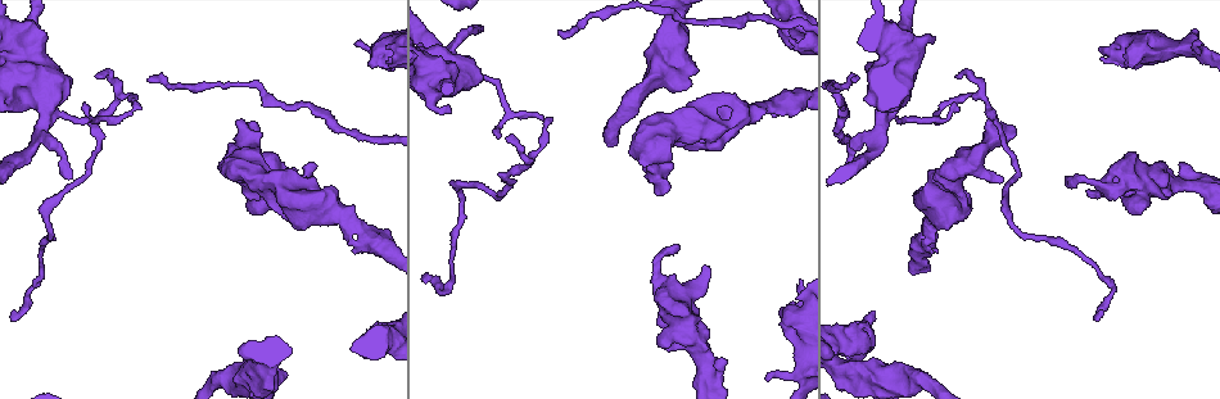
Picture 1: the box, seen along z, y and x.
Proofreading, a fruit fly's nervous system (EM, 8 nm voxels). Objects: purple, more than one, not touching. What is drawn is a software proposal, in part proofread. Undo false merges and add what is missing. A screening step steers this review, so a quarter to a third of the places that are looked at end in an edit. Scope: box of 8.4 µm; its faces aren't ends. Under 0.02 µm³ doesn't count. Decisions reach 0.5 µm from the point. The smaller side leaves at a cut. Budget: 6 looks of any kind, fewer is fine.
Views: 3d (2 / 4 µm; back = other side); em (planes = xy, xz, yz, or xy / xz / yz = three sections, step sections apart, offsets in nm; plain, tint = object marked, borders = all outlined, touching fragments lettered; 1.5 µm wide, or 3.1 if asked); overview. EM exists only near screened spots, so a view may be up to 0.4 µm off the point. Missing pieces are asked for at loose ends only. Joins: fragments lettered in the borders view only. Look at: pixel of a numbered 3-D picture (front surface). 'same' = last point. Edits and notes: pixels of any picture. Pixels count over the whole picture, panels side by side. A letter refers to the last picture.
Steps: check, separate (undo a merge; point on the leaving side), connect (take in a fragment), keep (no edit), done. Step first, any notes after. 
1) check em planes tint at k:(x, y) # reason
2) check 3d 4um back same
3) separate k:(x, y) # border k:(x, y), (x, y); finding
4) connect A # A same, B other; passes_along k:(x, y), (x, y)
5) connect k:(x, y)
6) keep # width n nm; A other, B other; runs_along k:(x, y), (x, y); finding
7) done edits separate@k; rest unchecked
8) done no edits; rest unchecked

check em planes plain at 1:(540, 117) # abrupt turn

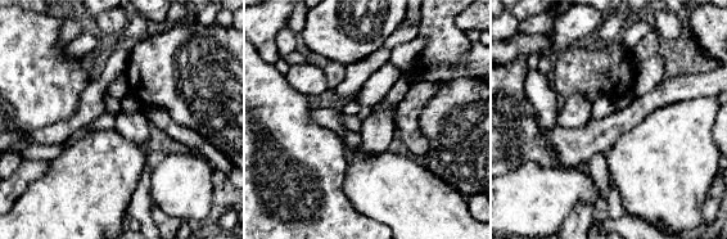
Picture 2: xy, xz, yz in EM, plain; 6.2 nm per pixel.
check em planes borders same # see the neighbours

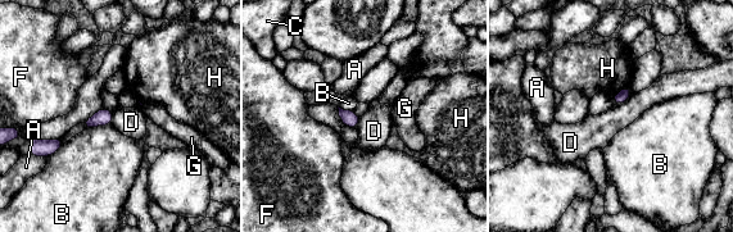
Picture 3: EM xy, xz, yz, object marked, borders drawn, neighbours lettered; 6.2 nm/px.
keep # A other, B other, C other, D other, F other, G other, H other; border 3:(111, 123), (85, 130); all the same neuron

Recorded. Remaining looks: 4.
check em planes borders at 1:(855, 79) # thin end

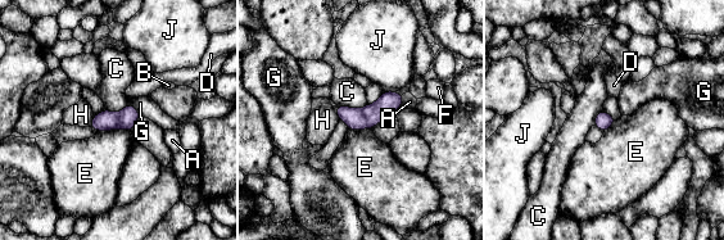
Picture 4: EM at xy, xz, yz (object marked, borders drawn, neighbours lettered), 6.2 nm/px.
keep # A other, B other, C other, D other, E other, F other, G other, H other, J other; border 4:(369, 104), (361, 108), (336, 105); no lettered fragment goes on from it

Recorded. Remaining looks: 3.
check 3d 4um at 1:(258, 127)

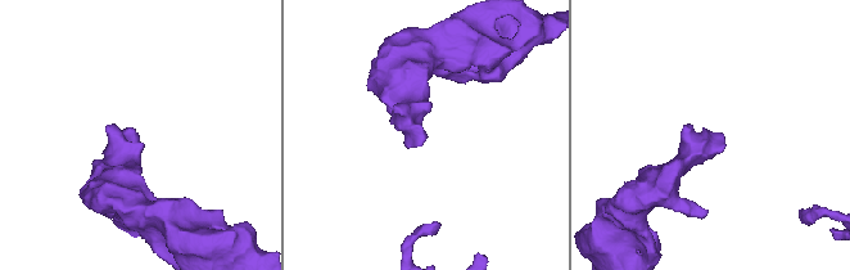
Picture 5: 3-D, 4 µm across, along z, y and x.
check em planes borders at 5:(421, 145) # shape alone is not enough

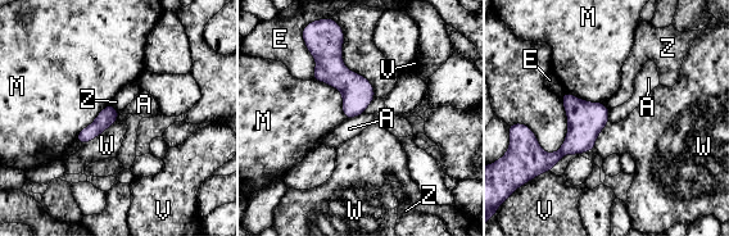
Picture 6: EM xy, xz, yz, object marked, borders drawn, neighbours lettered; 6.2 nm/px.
keep # A other, E other, M other, V other, W other, Z other; border 6:(365, 113), (347, 119); none of them fits

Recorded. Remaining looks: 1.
done no edits; rest unchecked

